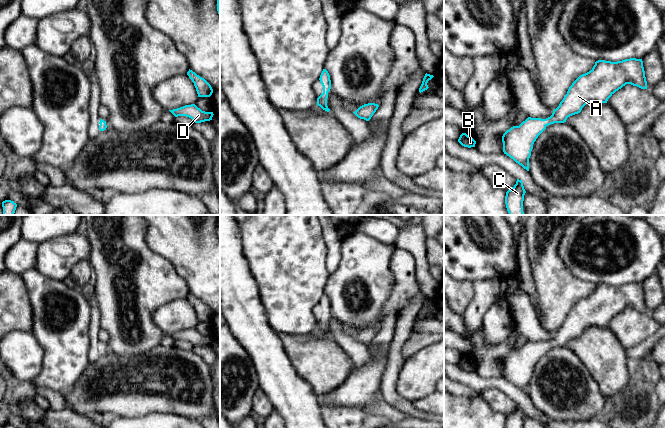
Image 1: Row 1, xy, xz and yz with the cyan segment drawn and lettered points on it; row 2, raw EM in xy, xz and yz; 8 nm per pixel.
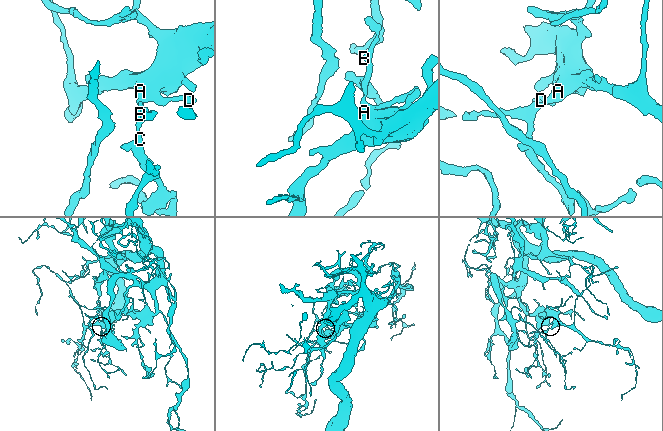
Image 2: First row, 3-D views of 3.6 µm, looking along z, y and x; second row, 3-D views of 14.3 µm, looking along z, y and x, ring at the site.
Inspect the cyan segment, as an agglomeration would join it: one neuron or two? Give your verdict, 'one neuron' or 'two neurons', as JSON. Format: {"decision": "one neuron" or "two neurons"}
{"decision": "one neuron"}

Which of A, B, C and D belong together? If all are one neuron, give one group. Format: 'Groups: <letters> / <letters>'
Groups: A B C D

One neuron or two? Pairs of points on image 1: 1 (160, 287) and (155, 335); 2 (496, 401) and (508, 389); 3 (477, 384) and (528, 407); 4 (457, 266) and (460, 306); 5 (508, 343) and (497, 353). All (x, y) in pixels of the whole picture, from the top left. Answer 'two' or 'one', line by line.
1: one
2: two
3: one
4: two
5: one

